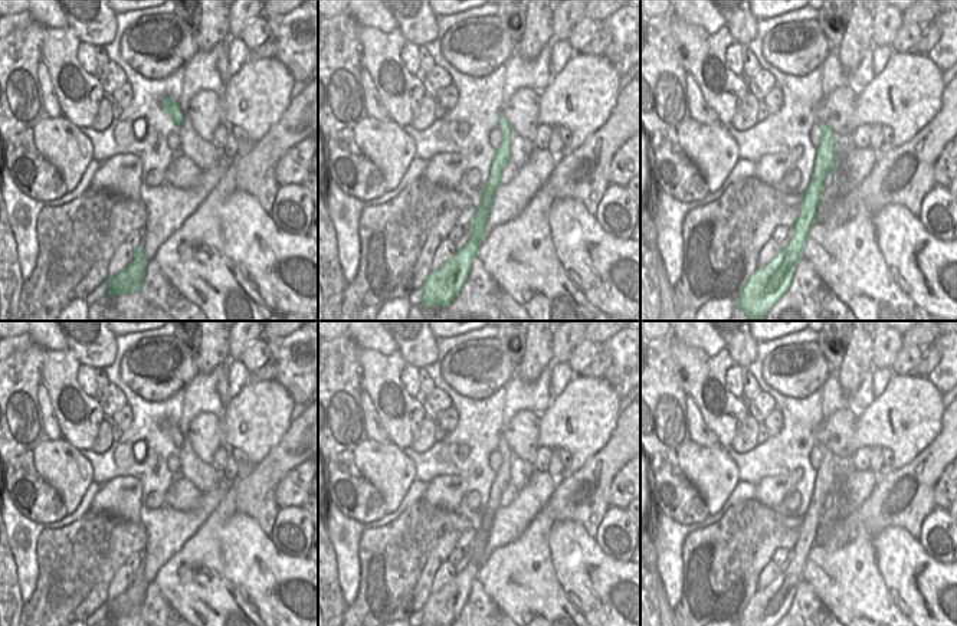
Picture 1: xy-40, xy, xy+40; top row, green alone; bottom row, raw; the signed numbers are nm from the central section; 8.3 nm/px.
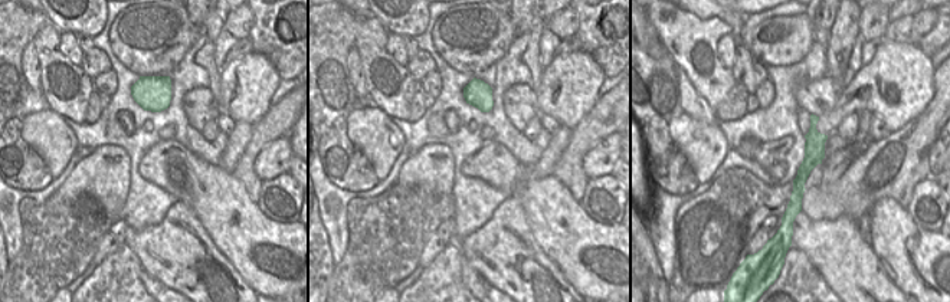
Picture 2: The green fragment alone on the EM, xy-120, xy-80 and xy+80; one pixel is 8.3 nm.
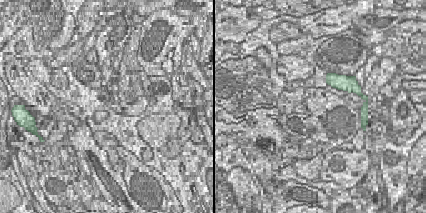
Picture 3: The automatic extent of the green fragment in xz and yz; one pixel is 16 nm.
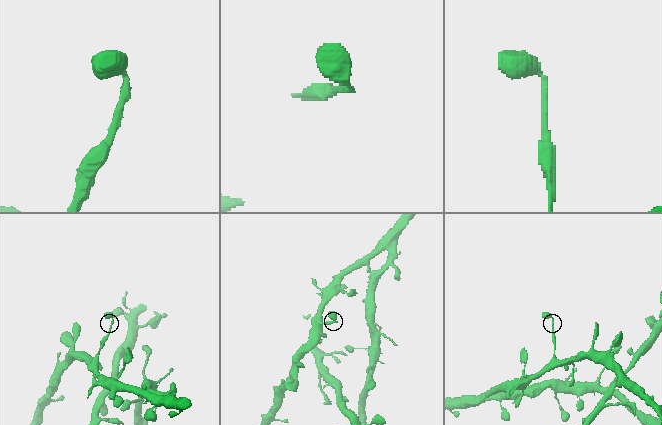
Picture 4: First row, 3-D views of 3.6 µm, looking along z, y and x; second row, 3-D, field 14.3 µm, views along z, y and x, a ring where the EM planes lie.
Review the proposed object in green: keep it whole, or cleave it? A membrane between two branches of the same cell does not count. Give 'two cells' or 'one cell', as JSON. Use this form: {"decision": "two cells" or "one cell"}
{"decision": "one cell"}

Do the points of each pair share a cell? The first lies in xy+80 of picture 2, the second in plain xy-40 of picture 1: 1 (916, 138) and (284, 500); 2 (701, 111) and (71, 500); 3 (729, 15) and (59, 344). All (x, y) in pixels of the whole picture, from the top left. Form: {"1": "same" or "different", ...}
{"1": "different", "2": "different", "3": "same"}

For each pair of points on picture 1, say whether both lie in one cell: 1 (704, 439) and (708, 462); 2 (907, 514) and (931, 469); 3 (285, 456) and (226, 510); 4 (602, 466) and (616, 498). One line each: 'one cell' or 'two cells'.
1: two cells
2: one cell
3: two cells
4: two cells

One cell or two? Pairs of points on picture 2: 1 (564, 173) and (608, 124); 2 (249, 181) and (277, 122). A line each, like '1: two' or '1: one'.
1: one
2: one

